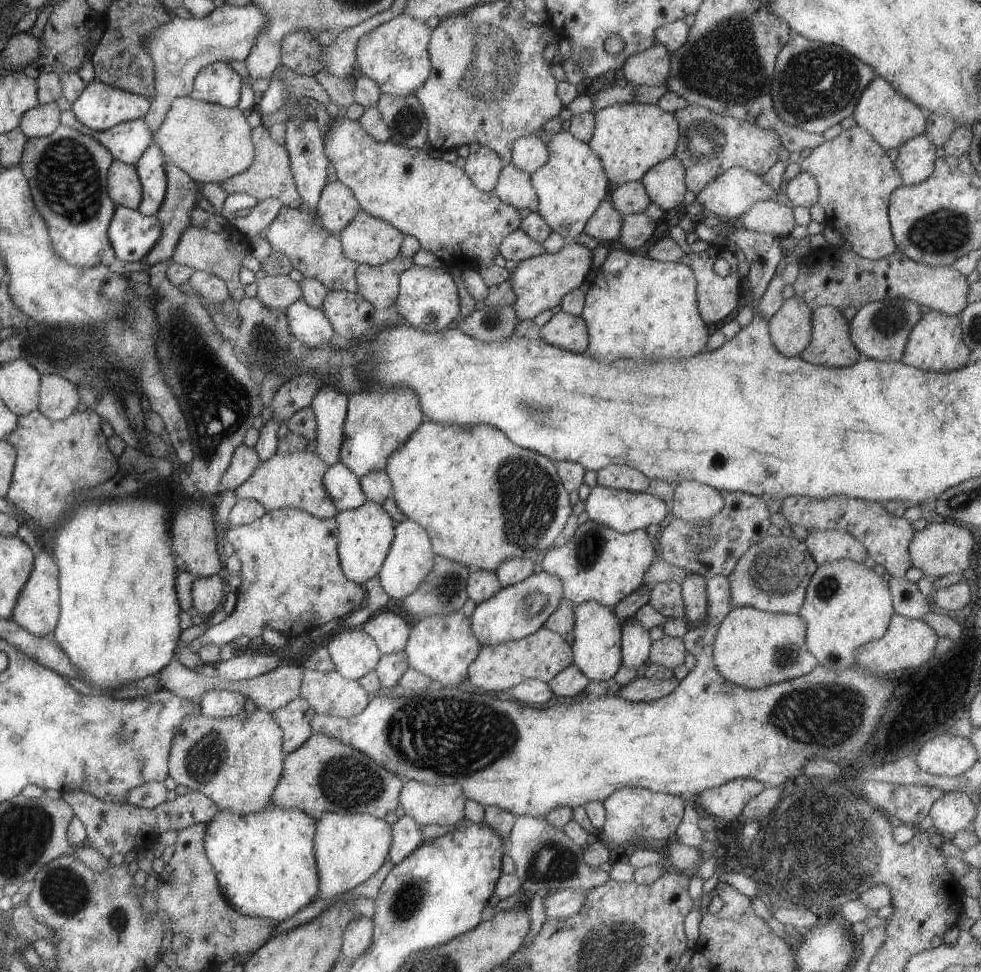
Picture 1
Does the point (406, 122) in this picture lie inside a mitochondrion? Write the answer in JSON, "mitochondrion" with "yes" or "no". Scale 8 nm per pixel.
{"mitochondrion":"yes"}

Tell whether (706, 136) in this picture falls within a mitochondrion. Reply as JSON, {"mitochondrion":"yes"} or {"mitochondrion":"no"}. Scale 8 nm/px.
{"mitochondrion":"yes"}

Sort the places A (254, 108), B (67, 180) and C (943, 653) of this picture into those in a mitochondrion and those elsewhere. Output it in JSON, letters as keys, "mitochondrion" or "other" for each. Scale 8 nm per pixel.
{"A":"other","B":"mitochondrion","C":"other"}

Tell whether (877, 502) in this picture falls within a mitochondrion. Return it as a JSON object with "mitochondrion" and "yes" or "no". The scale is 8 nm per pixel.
{"mitochondrion":"no"}

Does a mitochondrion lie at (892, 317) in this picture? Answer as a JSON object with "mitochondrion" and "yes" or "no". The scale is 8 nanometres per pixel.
{"mitochondrion":"yes"}

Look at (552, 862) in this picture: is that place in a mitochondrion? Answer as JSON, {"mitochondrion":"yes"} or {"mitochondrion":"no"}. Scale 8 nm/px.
{"mitochondrion":"yes"}

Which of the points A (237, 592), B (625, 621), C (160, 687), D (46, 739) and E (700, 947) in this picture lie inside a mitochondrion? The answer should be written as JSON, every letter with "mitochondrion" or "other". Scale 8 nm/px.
{"A":"other","B":"other","C":"other","D":"other","E":"other"}

